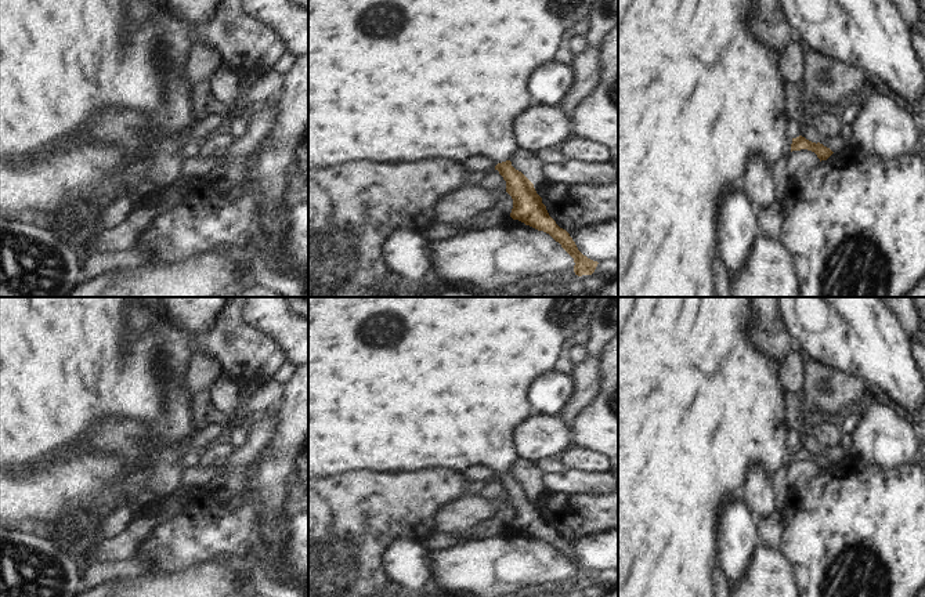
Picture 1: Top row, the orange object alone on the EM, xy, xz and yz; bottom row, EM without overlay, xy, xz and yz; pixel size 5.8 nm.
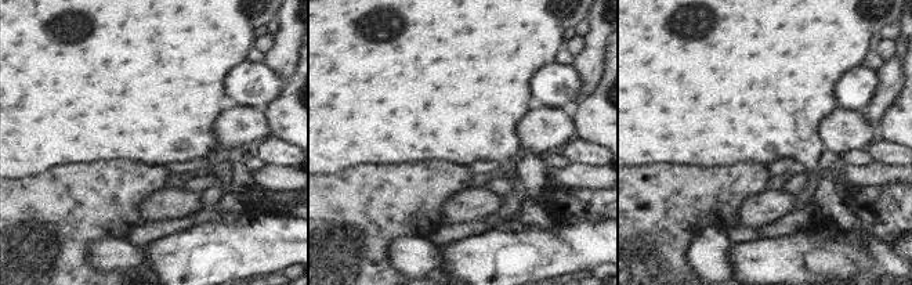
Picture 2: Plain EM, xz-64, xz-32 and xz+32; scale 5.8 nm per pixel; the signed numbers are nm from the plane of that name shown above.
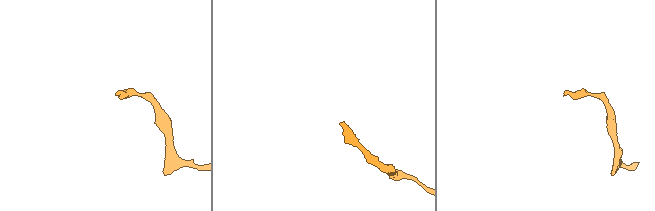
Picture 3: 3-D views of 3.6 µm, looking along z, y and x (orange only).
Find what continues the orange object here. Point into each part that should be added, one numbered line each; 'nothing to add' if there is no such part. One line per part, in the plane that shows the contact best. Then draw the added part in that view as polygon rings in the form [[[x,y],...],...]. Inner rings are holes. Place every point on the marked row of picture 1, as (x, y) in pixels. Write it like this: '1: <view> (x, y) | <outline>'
1: xz (389, 80) | [[[308,0],[308,167],[333,166],[351,160],[398,163],[431,158],[444,158],[462,163],[471,156],[485,156],[496,164],[510,160],[512,153],[518,148],[512,135],[513,119],[531,105],[531,98],[527,93],[530,75],[545,62],[553,61],[564,32],[586,19],[592,4],[593,0]]]

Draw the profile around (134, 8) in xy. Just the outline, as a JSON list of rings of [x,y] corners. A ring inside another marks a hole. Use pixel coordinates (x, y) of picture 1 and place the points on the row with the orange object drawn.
[[[126,0],[123,3],[127,19],[138,22],[144,15],[149,12],[149,0]]]

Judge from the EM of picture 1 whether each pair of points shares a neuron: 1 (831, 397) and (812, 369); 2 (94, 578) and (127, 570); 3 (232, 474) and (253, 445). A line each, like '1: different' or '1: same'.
1: same
2: same
3: same

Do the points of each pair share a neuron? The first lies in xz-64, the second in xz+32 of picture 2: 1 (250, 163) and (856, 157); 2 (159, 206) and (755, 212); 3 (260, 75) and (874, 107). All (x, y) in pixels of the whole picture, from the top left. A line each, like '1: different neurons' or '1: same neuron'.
1: same neuron
2: same neuron
3: different neurons

